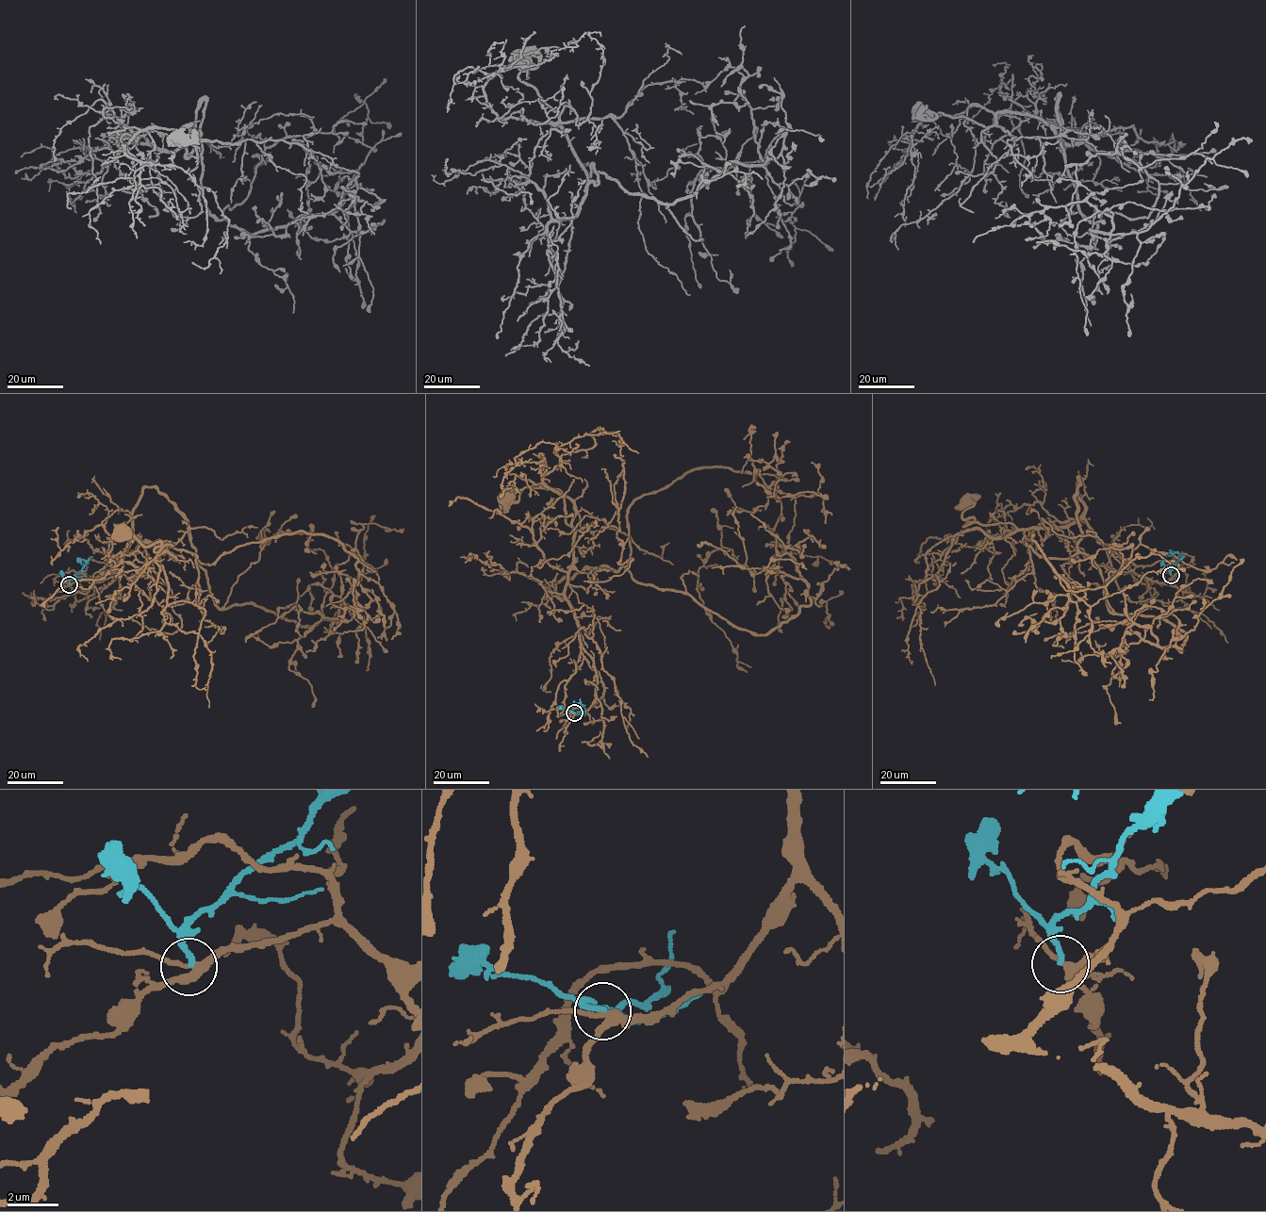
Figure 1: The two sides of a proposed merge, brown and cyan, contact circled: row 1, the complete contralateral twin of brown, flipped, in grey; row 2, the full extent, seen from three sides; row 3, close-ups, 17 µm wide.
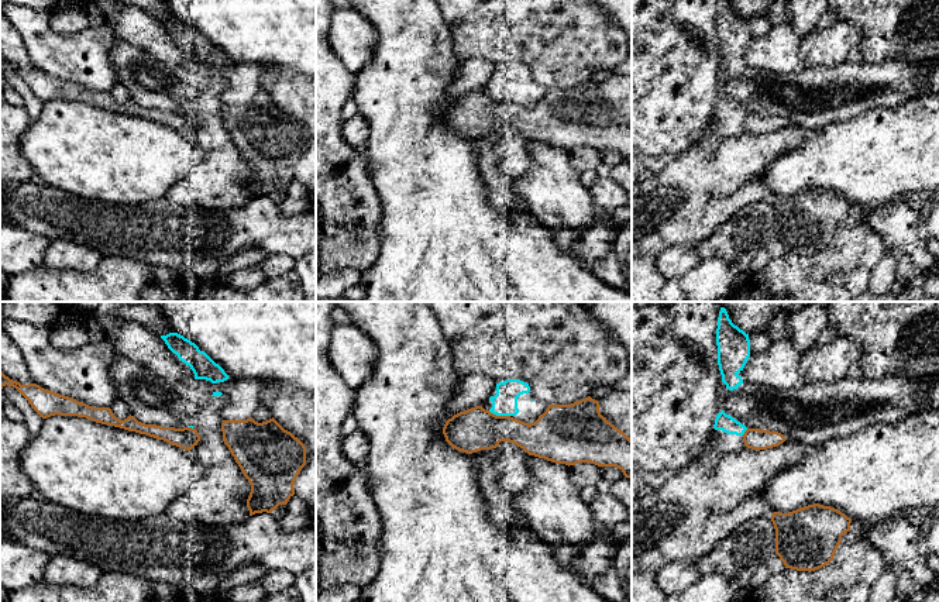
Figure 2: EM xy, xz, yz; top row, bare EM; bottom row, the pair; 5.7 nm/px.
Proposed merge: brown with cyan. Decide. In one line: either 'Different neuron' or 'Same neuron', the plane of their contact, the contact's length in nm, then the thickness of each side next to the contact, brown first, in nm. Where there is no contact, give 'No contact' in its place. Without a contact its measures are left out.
Different neuron. Touches brown in xz. Shared border 130 nm. Thickness 240 nm (brown) against 140 nm

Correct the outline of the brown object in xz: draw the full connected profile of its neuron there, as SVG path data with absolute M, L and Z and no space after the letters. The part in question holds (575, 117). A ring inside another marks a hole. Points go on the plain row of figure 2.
M591 80L571 89L550 89L530 109L510 100L496 100L482 90L475 90L448 103L443 118L453 133L467 138L496 133L501 125L509 125L523 133L529 140L556 148L570 151L591 147L598 151L616 151L626 162L632 164L632 123L601 99L599 86Z

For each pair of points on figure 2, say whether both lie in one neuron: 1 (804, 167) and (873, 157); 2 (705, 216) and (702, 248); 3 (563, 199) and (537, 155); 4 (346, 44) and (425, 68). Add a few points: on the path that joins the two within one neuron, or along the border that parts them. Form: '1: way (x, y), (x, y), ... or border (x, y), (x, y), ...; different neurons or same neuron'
1: way (821, 158), (856, 158); same neuron
2: border (729, 217), (694, 246); different neurons
3: way (551, 188), (549, 167); same neuron
4: border (367, 19), (377, 42), (371, 59), (354, 76); different neurons

